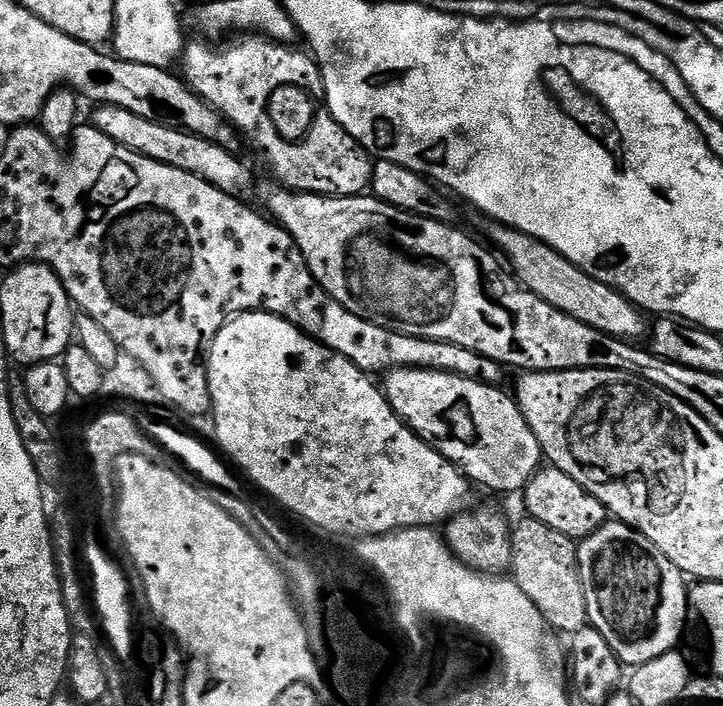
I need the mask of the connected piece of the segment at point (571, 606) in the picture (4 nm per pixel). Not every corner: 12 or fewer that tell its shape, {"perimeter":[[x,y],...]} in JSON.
{"perimeter":[[512,529],[511,575],[549,625],[588,624],[578,544]]}

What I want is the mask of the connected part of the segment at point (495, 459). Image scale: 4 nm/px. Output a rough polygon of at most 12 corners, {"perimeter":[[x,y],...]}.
{"perimeter":[[425,368],[382,380],[473,485],[520,494],[542,453],[515,399]]}

